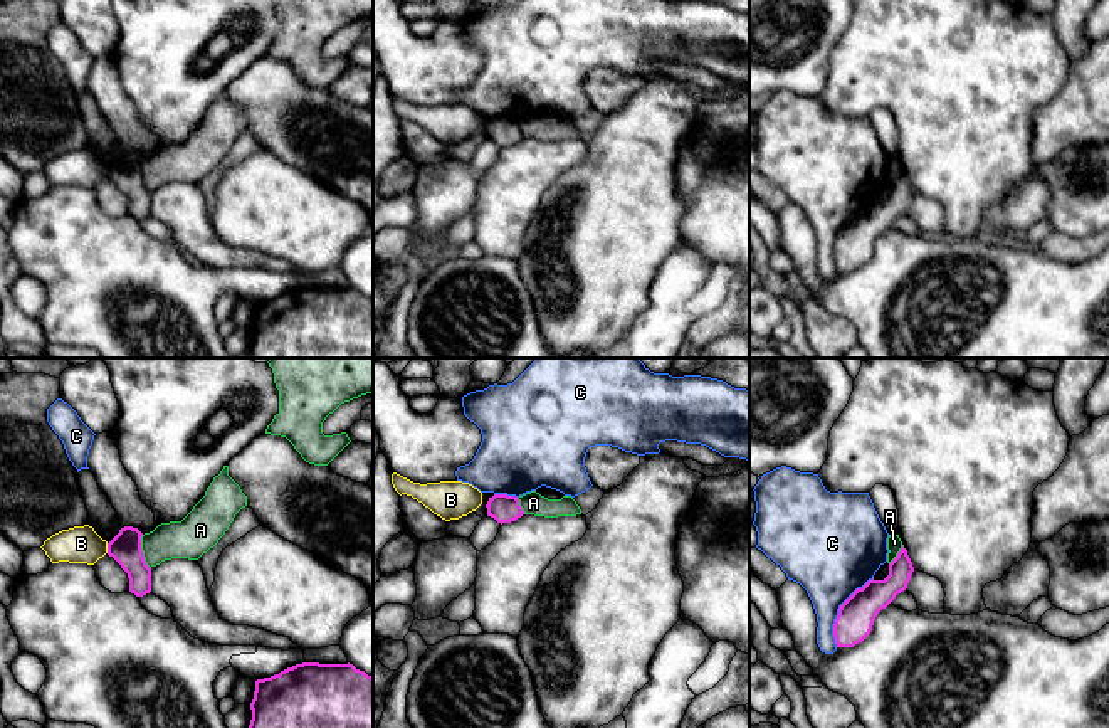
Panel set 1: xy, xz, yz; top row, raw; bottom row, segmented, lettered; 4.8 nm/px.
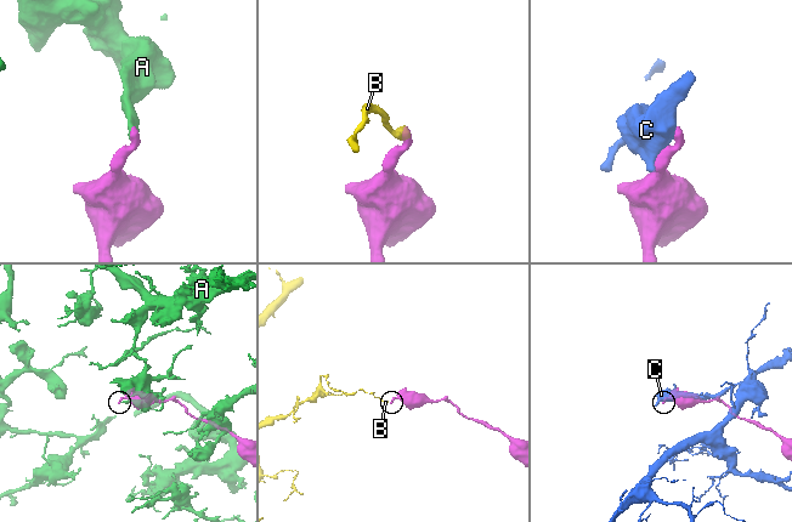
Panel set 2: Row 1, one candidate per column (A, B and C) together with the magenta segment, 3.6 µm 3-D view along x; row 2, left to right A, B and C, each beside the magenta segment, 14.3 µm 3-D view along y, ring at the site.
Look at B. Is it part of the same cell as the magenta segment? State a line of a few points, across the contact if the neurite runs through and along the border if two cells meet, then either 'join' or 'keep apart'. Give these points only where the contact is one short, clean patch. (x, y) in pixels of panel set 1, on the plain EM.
line xy (106, 167), (108, 175); keep apart

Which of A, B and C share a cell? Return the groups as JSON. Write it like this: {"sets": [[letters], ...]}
{"sets": [["A"], ["B"], ["C"]]}

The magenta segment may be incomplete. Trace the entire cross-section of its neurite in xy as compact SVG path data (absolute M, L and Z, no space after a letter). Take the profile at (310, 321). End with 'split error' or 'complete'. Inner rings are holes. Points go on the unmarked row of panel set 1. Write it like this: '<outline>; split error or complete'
M302 286L257 303L250 358L373 358L373 301L353 288Z; complete

